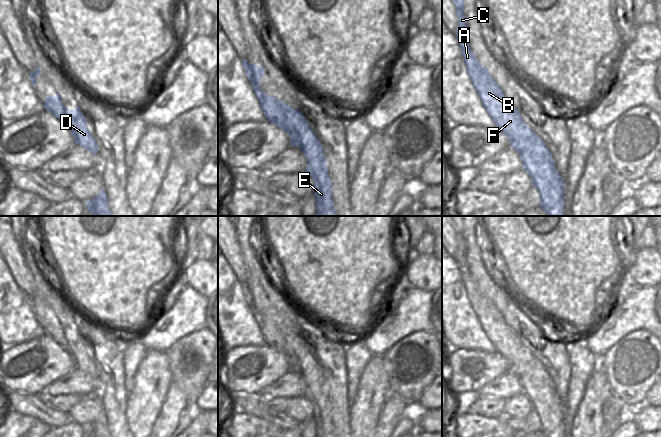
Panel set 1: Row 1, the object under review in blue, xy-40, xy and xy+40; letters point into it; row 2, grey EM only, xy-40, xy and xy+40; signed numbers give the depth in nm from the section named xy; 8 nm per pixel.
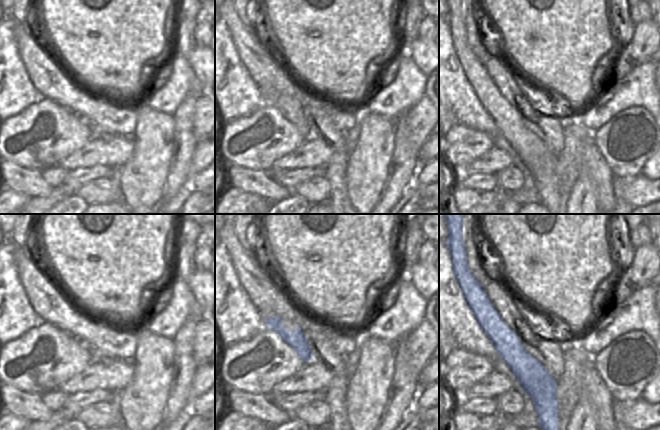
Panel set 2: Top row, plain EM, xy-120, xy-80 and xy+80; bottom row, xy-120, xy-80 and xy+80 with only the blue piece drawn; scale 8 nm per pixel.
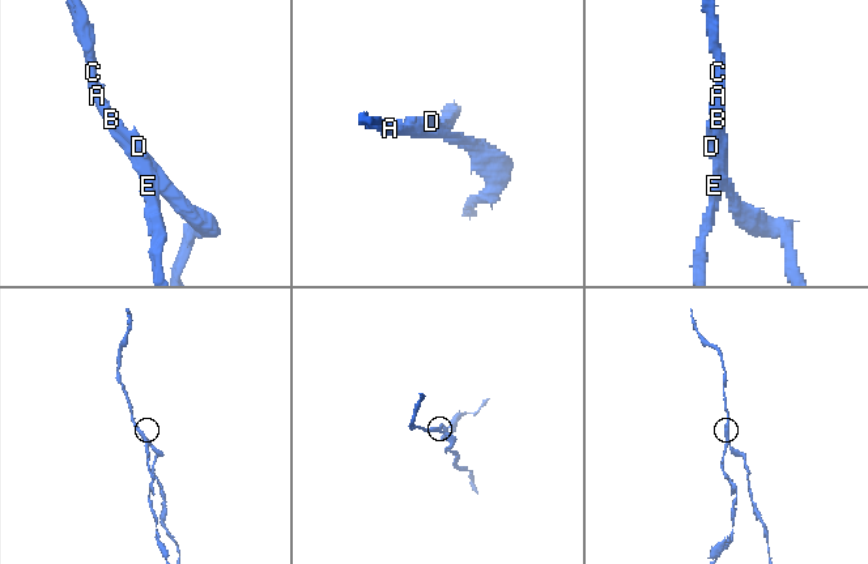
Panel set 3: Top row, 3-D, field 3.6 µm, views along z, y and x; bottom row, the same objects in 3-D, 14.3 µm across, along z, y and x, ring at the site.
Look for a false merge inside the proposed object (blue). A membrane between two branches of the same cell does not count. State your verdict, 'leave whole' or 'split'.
split

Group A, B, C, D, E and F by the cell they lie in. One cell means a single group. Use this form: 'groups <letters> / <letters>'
groups A B C F / D E

